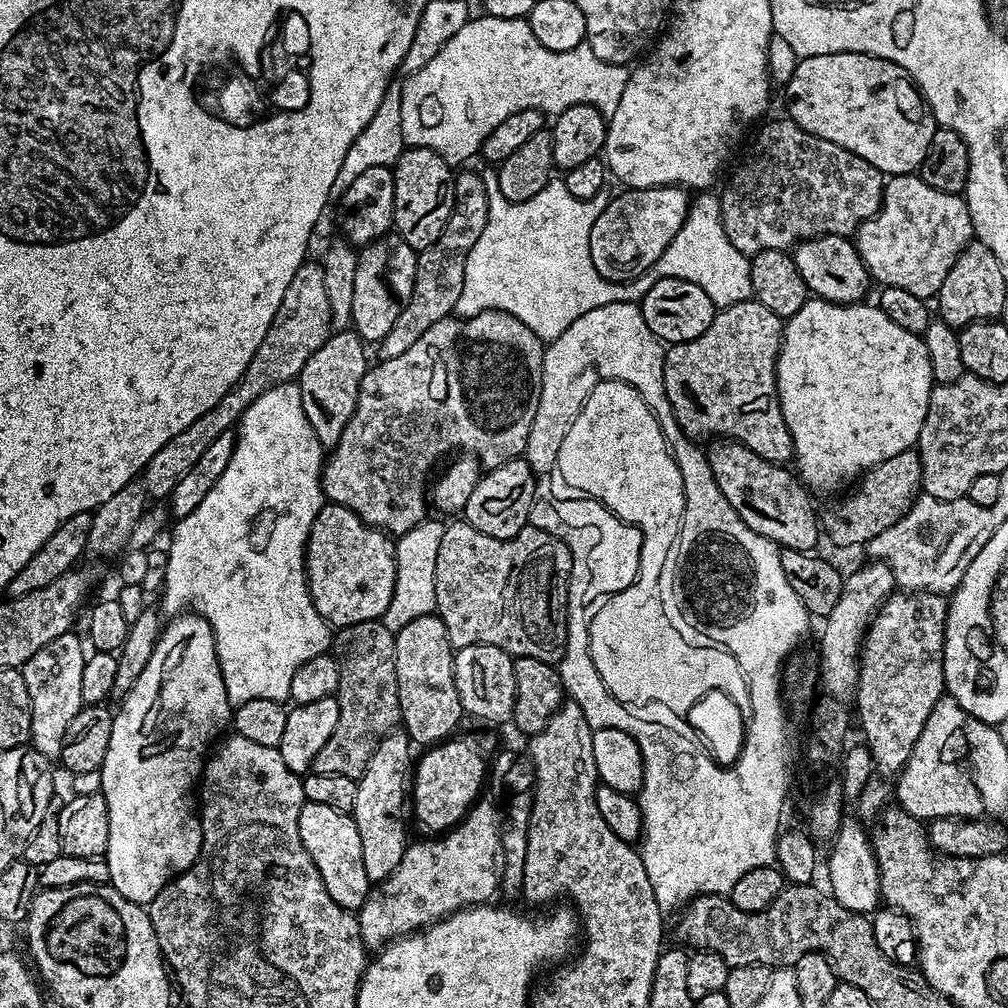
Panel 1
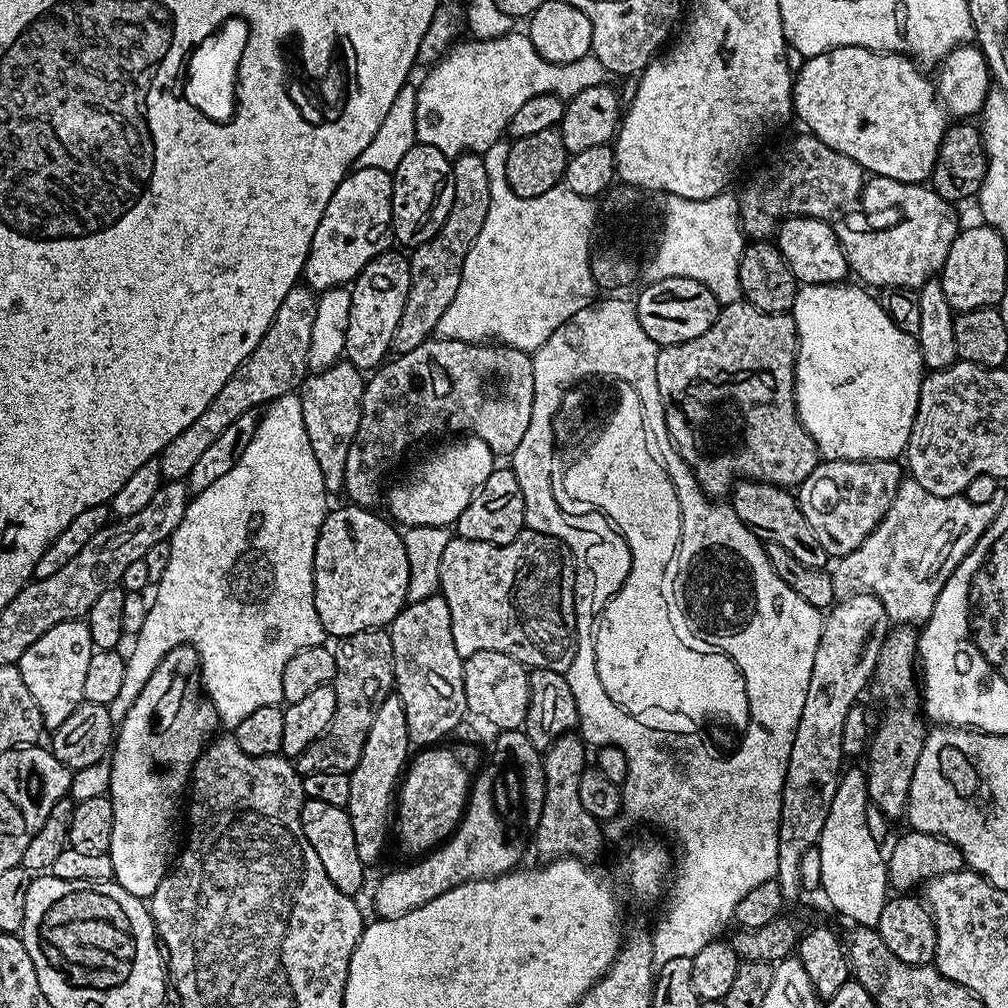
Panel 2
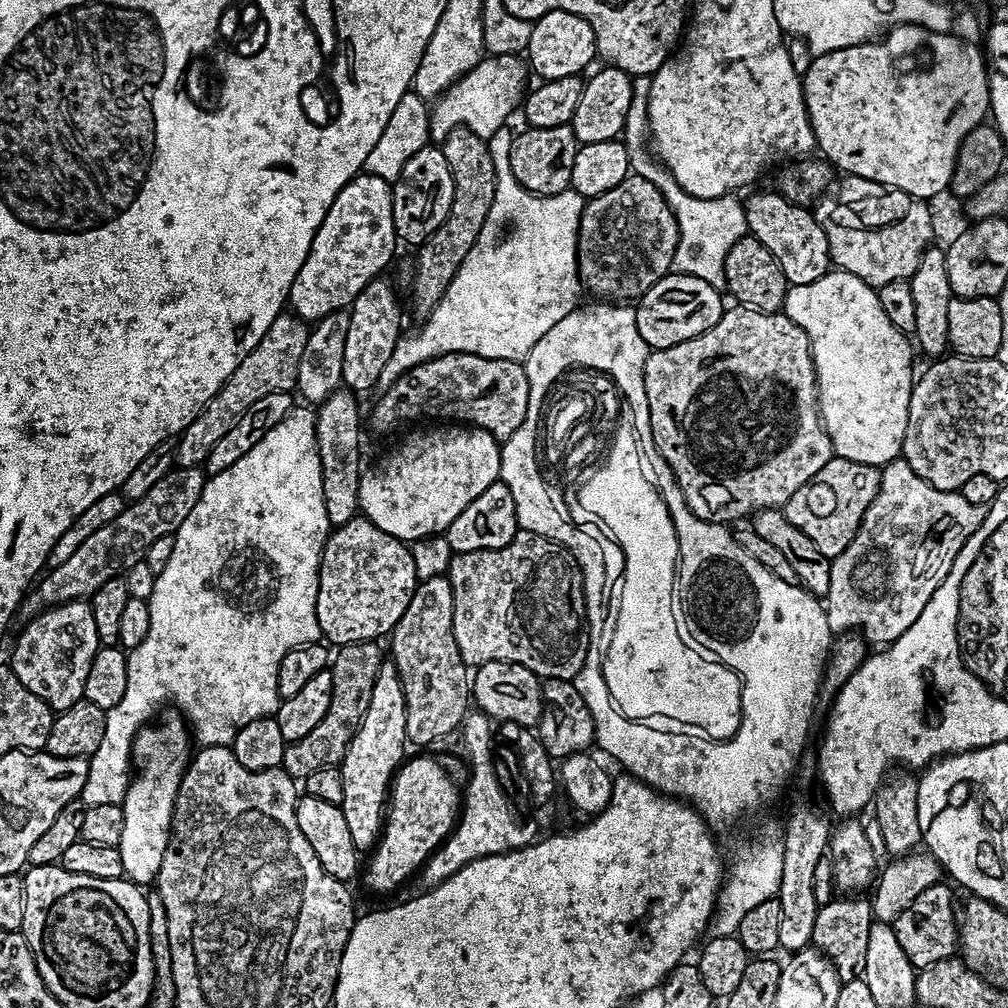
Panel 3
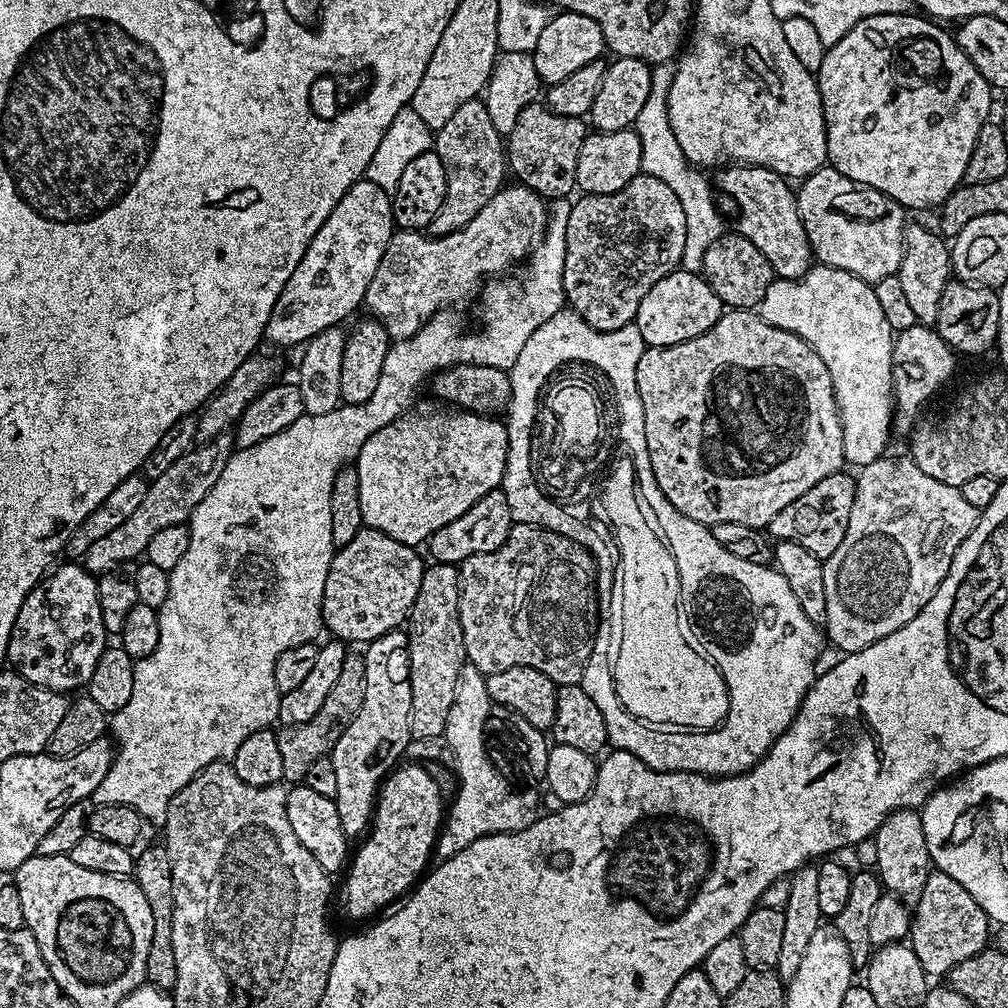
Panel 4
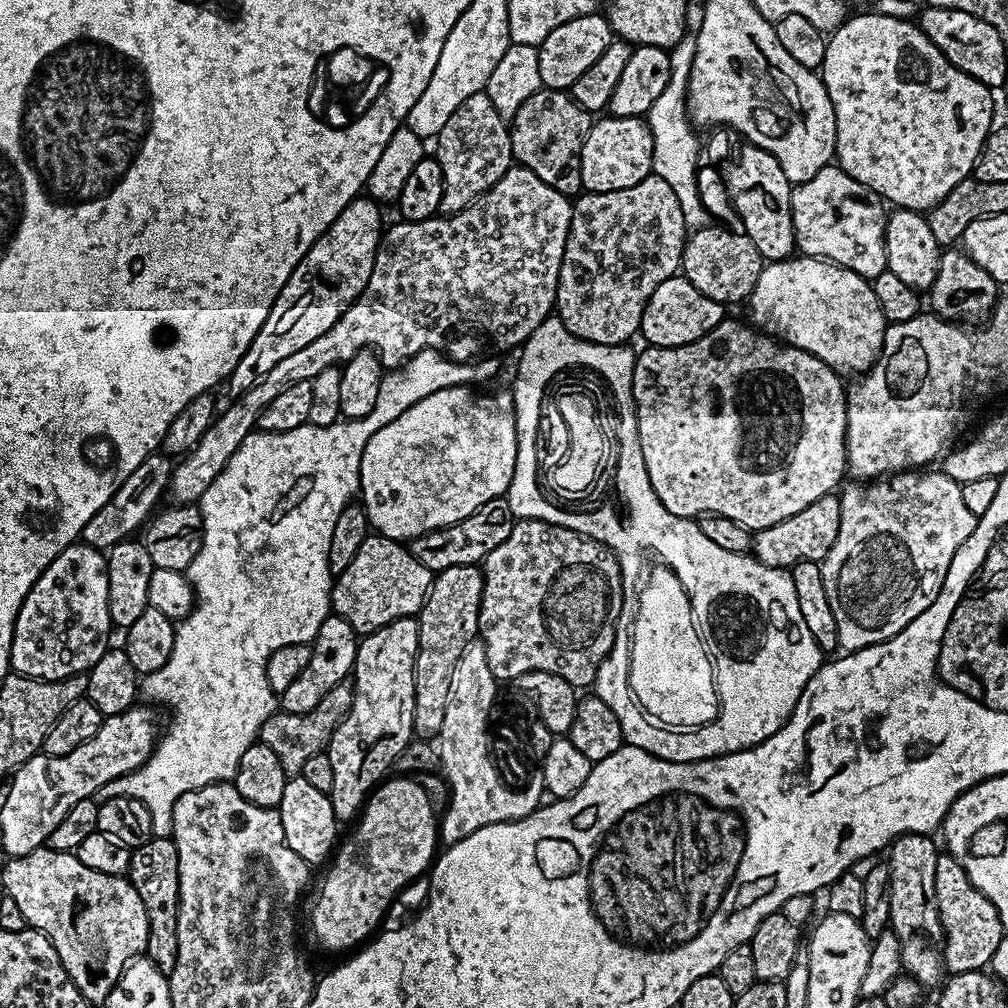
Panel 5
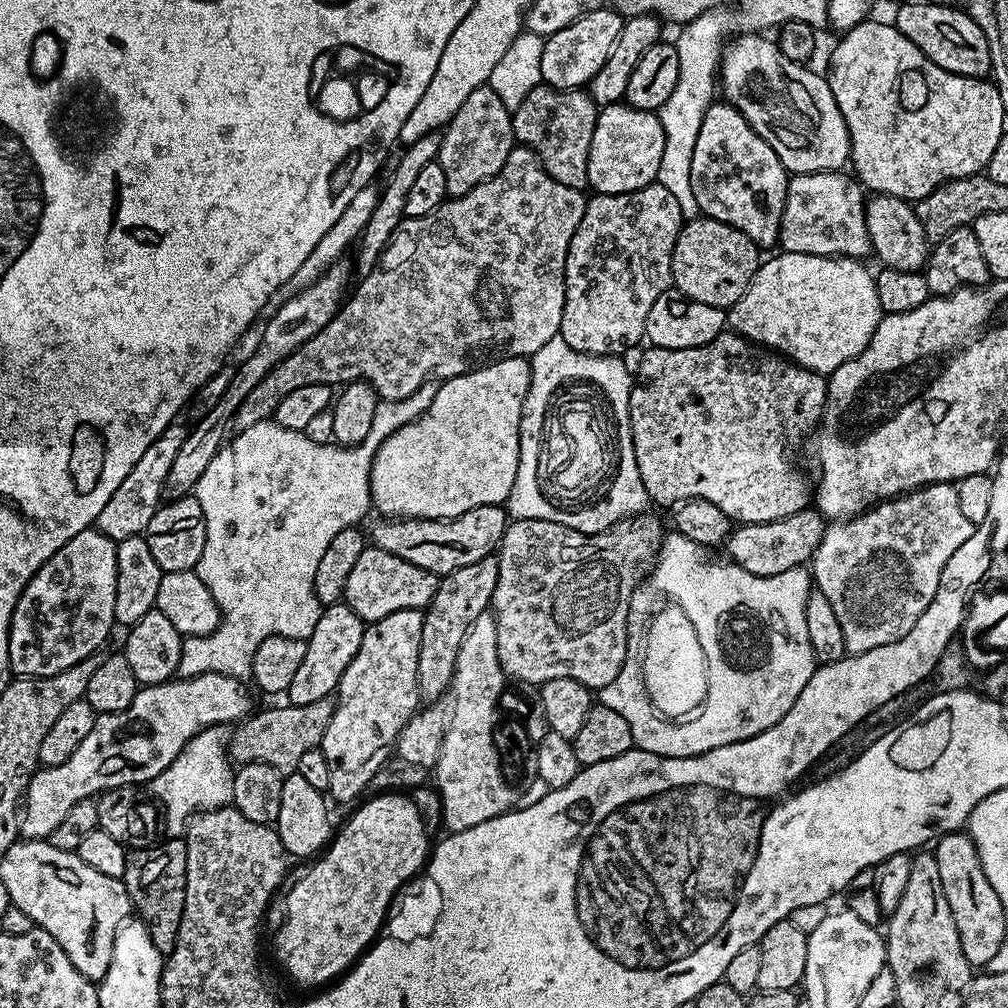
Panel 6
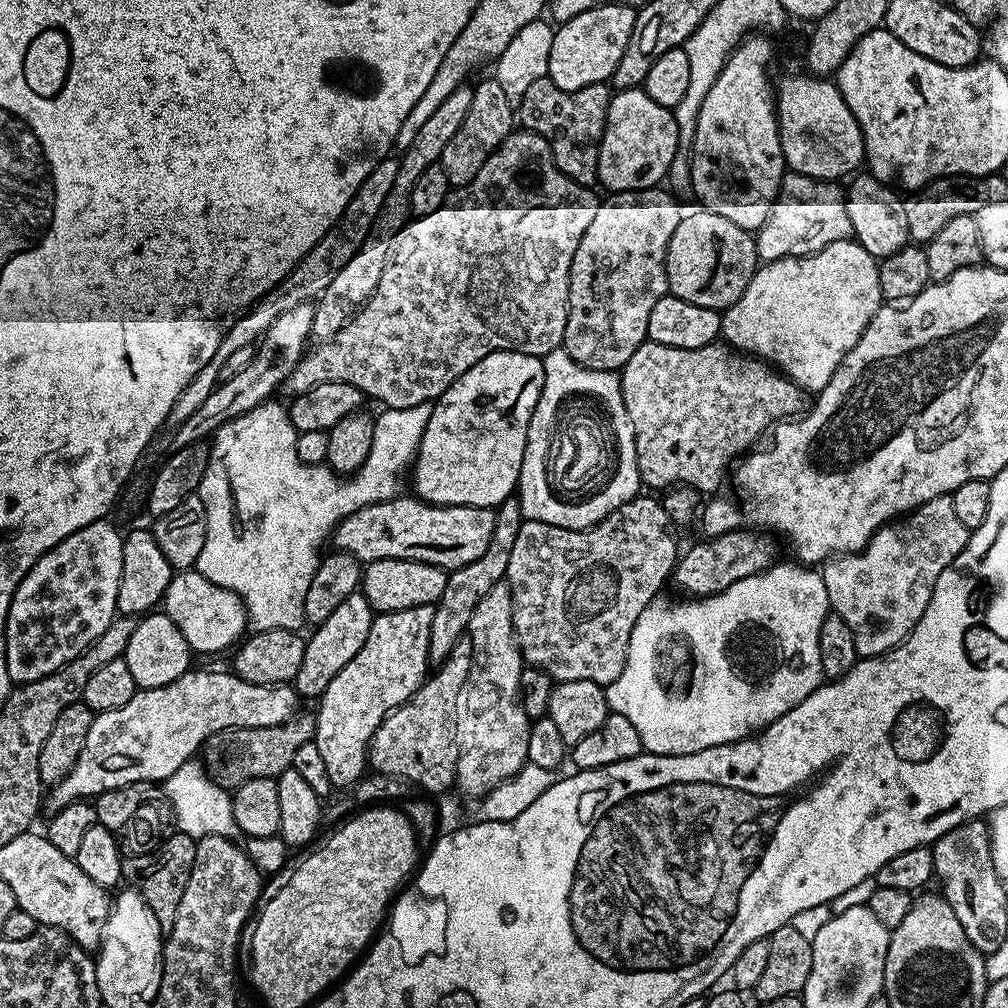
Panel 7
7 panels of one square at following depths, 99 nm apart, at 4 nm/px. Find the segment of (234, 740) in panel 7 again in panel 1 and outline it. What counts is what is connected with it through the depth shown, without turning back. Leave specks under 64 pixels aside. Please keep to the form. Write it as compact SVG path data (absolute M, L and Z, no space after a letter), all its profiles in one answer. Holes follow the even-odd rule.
M383 619L354 622L335 633L331 651L340 661L340 681L335 694L338 726L334 726L334 734L330 734L322 750L318 750L311 771L318 774L337 772L357 781L367 770L381 738L401 723L396 634L384 625Z

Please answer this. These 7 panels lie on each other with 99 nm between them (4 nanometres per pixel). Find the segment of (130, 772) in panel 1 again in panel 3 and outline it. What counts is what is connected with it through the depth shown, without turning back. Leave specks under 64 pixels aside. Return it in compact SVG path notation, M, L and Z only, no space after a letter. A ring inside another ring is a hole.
M144 726L141 727L140 733L136 735L136 739L132 745L132 756L134 757L134 764L140 767L140 777L133 779L128 786L128 793L124 795L124 803L122 805L124 810L124 821L122 822L122 838L120 839L120 843L118 845L120 853L122 854L122 866L124 867L124 876L127 879L131 880L133 884L138 884L141 886L148 886L153 883L156 879L156 875L160 872L160 867L162 866L162 858L166 854L166 850L168 849L168 837L172 831L172 814L176 811L176 795L178 794L178 790L180 789L180 777L184 775L184 769L190 760L190 751L188 752L188 740L190 744L190 736L187 731L184 732L180 728L156 728L151 732L151 727Z

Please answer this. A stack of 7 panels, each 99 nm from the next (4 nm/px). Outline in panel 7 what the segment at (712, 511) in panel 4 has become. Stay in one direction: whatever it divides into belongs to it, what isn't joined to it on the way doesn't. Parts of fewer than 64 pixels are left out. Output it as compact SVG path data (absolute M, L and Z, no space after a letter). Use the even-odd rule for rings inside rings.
M646 342L630 354L619 378L623 415L628 416L626 424L634 434L641 481L659 490L667 490L674 484L689 484L701 494L715 493L724 475L727 472L729 475L734 461L743 457L764 431L765 435L773 426L799 417L806 408L805 393L793 380L771 364L724 342L713 342L701 348L675 348Z

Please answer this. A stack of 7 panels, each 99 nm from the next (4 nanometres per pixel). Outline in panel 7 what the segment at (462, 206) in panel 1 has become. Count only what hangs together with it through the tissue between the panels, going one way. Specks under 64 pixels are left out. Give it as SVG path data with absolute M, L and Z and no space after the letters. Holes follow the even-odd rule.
M488 78L480 85L475 85L472 88L470 110L462 121L462 126L458 126L454 138L450 138L446 150L442 150L438 161L442 170L446 170L449 185L459 186L470 183L474 174L478 174L478 170L486 166L486 158L490 158L490 154L494 154L496 147L513 131L514 105L510 102L510 98L506 98L502 86L498 86L495 78Z

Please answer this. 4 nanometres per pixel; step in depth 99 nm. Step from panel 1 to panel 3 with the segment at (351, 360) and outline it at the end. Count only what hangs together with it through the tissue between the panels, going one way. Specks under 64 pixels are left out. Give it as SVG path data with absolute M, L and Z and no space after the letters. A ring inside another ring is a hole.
M337 390L319 401L315 409L316 451L320 454L326 514L332 526L353 519L360 503L360 404L355 399L359 400L351 391Z

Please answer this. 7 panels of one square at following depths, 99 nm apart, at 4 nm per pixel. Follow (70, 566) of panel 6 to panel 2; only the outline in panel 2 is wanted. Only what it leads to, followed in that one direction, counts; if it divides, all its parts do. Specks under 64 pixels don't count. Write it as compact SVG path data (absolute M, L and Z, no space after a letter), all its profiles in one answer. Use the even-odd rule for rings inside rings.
M81 618L50 626L50 630L46 630L46 634L31 644L26 654L22 654L18 665L22 682L26 682L34 702L38 702L45 729L55 730L62 726L62 722L66 722L66 718L70 718L70 714L74 714L74 710L85 703L82 689L93 651L88 621Z

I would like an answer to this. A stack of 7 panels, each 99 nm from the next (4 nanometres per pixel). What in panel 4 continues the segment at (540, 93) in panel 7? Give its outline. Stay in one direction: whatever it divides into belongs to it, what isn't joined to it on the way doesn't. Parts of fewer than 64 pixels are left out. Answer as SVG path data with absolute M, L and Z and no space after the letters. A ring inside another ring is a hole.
M533 102L526 106L526 110L522 110L522 114L518 114L518 123L515 124L514 130L506 137L506 164L512 172L517 176L519 183L525 188L534 190L539 196L547 198L549 201L555 202L557 200L562 200L571 197L571 192L575 193L577 191L576 186L576 175L578 174L578 150L582 150L582 142L590 134L590 128L587 123L581 118L566 118L562 114L554 114L549 108L547 108L543 103Z

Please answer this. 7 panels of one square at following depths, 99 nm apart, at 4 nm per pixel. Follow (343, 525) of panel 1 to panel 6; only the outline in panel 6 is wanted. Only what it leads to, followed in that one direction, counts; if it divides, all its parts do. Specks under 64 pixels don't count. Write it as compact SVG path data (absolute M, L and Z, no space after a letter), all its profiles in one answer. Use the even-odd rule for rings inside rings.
M366 546L362 554L358 554L358 562L354 562L354 570L350 570L350 578L346 578L346 590L343 603L358 614L366 622L386 618L386 614L394 614L394 610L425 609L438 590L441 577L430 570L422 570L422 566L414 566L414 562L406 562L406 558L398 558L398 554L390 554L390 550L382 550L375 546Z

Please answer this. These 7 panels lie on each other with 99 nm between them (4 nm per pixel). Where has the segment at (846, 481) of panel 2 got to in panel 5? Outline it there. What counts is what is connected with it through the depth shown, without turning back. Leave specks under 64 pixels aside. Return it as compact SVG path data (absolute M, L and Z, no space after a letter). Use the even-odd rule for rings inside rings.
M839 495L823 496L818 502L810 502L806 510L798 510L790 518L782 518L782 522L774 522L774 526L766 526L752 537L751 555L771 568L791 569L793 564L803 560L822 562L826 554L830 554L830 546L834 546L834 538L838 538L840 525Z

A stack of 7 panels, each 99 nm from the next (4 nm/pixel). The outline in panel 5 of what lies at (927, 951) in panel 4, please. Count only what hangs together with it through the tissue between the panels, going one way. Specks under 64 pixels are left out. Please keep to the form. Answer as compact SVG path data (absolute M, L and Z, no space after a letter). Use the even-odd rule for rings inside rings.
M947 854L938 855L938 866L934 866L934 894L938 902L938 914L944 931L944 967L949 973L957 972L979 972L987 969L994 958L994 952L998 948L998 942L1006 937L1006 930L998 918L998 910L974 882L966 874L966 870L953 856Z

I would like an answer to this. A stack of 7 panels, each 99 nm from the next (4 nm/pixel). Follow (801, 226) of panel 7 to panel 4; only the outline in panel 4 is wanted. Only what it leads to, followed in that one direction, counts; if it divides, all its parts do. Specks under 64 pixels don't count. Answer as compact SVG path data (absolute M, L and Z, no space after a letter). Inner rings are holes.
M825 166L812 176L804 177L796 192L796 205L802 218L802 226L806 230L806 238L812 247L813 257L823 267L846 270L873 286L882 278L890 278L899 273L904 257L906 212L895 200L886 199L882 193L873 192L871 188L861 187L850 178L838 174L838 170Z

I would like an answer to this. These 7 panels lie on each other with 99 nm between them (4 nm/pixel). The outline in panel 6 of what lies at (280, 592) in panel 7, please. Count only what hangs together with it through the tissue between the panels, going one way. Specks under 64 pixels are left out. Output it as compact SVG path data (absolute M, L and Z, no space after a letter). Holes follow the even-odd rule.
M426 382L406 398L381 400L378 410L374 410L374 426L370 426L370 434L366 434L362 444L325 446L310 442L304 431L286 430L286 426L269 418L236 432L233 440L231 437L230 442L218 450L214 462L206 466L206 474L198 478L194 493L206 520L205 546L194 570L206 590L214 594L214 602L218 602L220 625L209 636L190 636L184 640L178 669L181 677L217 672L248 678L252 675L254 650L258 650L266 638L281 636L308 641L312 637L322 611L314 594L314 574L318 562L322 562L322 554L326 554L326 546L330 546L341 530L353 527L360 512L369 511L370 466L376 451L386 437L426 411L430 402L434 402L436 390L435 383Z

